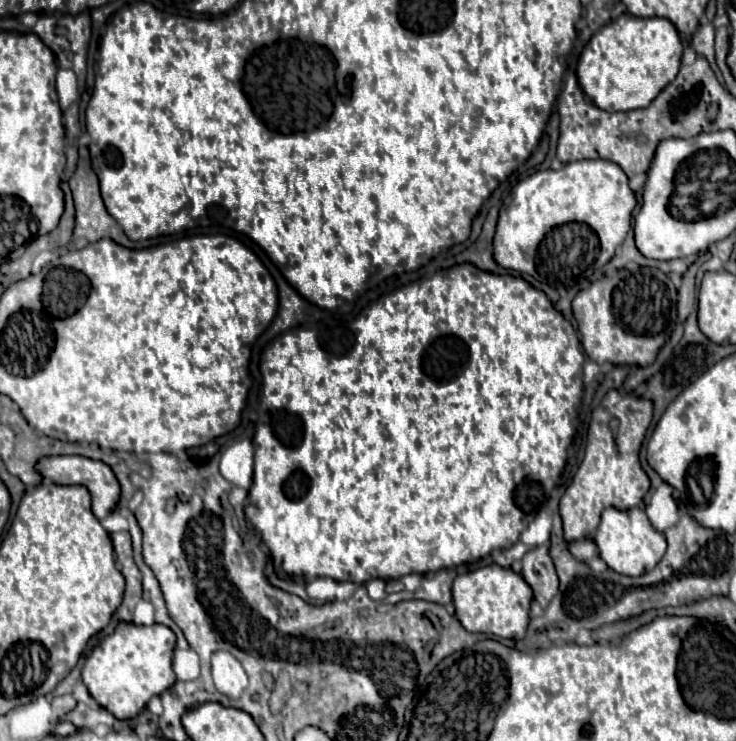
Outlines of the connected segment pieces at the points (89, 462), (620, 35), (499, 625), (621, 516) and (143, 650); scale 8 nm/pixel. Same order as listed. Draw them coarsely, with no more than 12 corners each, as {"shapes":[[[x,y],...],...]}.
{"shapes":[[[83,455],[45,457],[37,471],[59,485],[85,485],[101,521],[121,487],[103,461]],[[623,13],[585,45],[579,85],[643,109],[681,67],[669,19]],[[497,563],[453,581],[467,631],[523,639],[533,591]],[[607,507],[593,541],[613,571],[651,571],[667,549],[645,509]],[[121,625],[81,671],[101,707],[131,719],[175,683],[175,633]]]}

